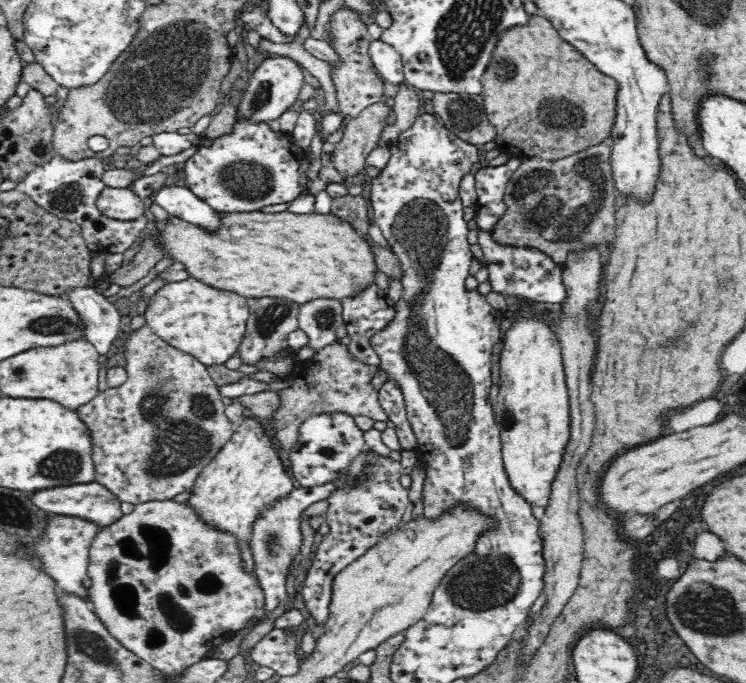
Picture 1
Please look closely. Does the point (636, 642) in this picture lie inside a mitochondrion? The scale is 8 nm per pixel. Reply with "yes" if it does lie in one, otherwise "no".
no

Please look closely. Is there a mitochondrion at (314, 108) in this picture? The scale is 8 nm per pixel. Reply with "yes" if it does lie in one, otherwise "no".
no

